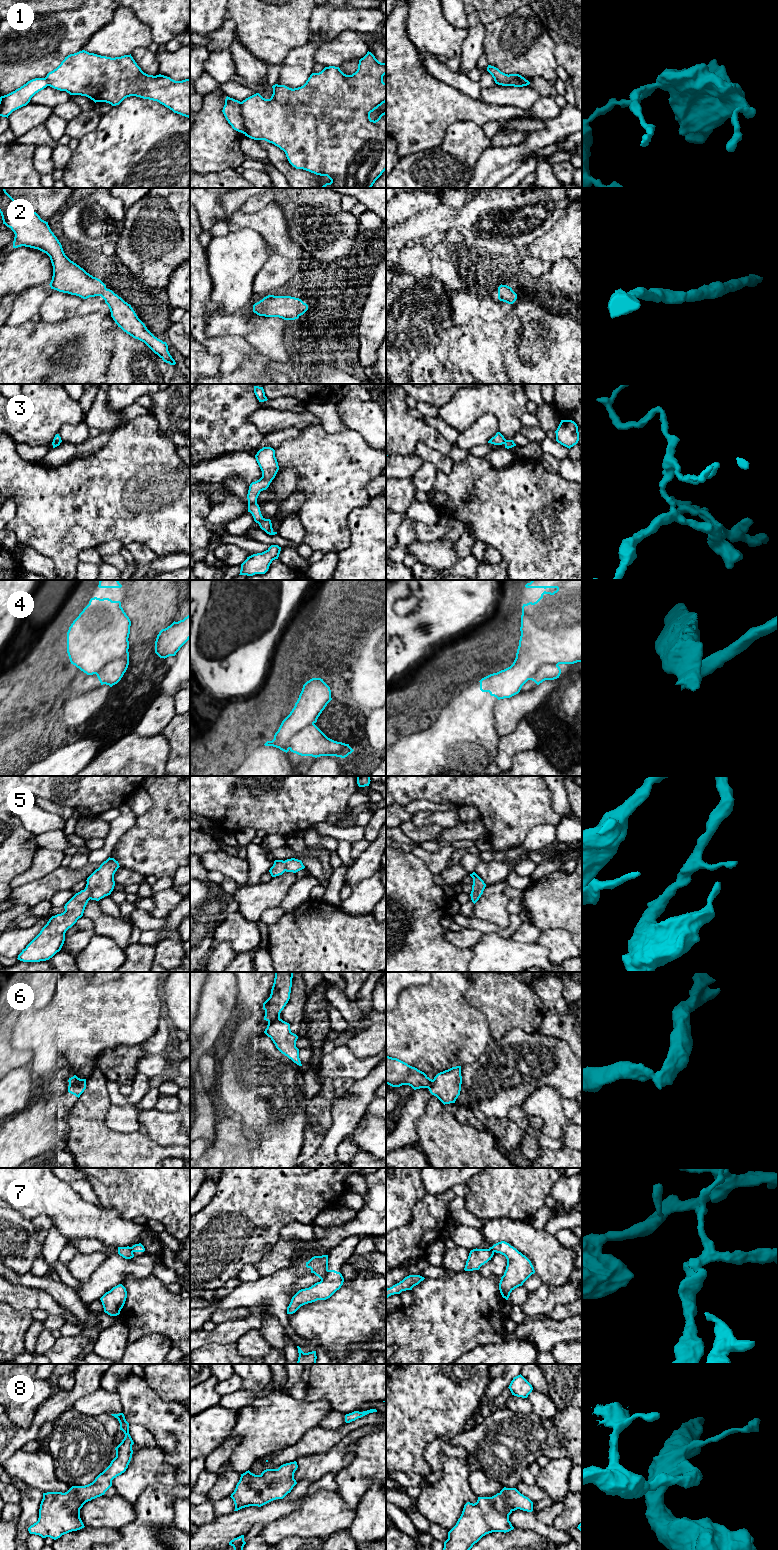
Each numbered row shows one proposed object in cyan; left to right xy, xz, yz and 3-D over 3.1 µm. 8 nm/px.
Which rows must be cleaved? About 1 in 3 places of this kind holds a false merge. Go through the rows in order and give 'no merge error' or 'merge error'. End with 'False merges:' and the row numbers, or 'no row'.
1: merge error
2: no merge error
3: merge error
4: merge error
5: no merge error
6: merge error
7: merge error
8: no merge error
False merges: 1, 3, 4, 6, 7

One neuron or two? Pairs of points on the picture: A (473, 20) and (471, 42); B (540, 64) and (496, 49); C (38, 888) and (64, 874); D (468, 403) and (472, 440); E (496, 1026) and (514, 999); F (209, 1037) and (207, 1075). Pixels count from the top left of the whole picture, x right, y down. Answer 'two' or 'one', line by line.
A: one
B: one
C: one
D: two
E: one
F: two

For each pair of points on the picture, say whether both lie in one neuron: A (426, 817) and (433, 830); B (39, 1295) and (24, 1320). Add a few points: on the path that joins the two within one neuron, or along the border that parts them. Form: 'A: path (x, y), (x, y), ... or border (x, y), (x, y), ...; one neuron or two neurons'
A: border (411, 819), (417, 825), (439, 825), (443, 828); two neurons
B: border (10, 1305), (15, 1309), (29, 1310), (31, 1312); two neurons

